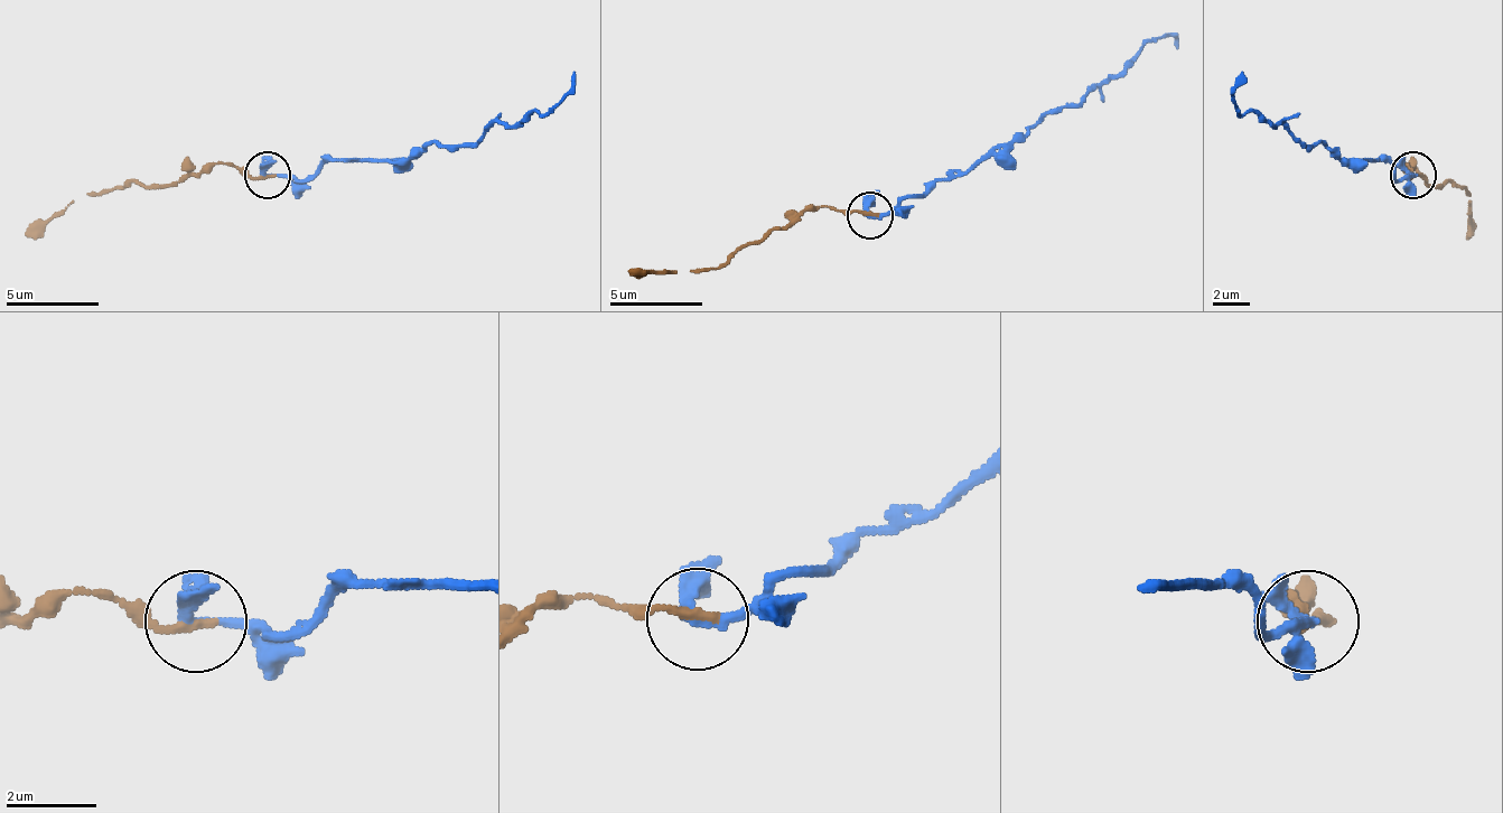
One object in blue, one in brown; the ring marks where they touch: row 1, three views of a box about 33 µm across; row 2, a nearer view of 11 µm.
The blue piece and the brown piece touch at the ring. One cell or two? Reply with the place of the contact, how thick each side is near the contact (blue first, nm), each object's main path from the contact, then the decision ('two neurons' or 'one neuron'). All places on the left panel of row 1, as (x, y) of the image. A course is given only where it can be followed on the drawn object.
at (267, 175); 180 nm thick on the blue side, 190 nm on the other; blue runs (268, 174), (309, 178), (328, 160), (411, 160), (429, 141), (472, 146), (498, 123), (545, 113), (572, 72); brown runs (268, 174), (245, 178), (231, 165), (203, 165), (180, 183), (124, 183), (69, 202), (24, 234); one neuron

